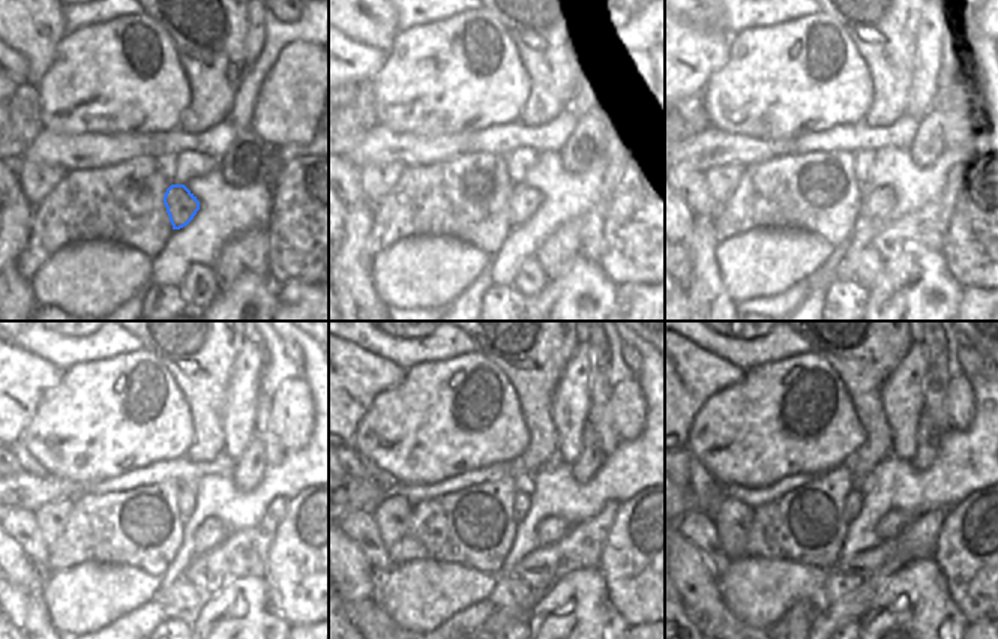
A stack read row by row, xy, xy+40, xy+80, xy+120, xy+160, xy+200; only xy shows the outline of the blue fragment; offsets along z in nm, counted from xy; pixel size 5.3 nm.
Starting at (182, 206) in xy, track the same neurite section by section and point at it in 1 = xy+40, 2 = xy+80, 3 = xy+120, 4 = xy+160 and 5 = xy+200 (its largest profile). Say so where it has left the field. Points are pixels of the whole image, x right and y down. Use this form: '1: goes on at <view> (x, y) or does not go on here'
1: goes on at xy+40 (524, 201)
2: goes on at xy+80 (880, 200)
3: goes on at xy+120 (212, 531)
4: goes on at xy+160 (550, 530)
5: goes on at xy+200 (895, 522)

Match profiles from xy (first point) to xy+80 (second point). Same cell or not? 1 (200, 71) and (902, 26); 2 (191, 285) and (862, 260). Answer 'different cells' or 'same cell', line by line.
1: same cell
2: same cell

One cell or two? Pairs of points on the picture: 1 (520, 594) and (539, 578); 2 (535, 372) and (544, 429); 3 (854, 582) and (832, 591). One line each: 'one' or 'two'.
1: two
2: one
3: one

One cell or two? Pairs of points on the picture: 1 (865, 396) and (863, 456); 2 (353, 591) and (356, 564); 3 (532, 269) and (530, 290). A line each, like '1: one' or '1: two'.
1: one
2: one
3: one

